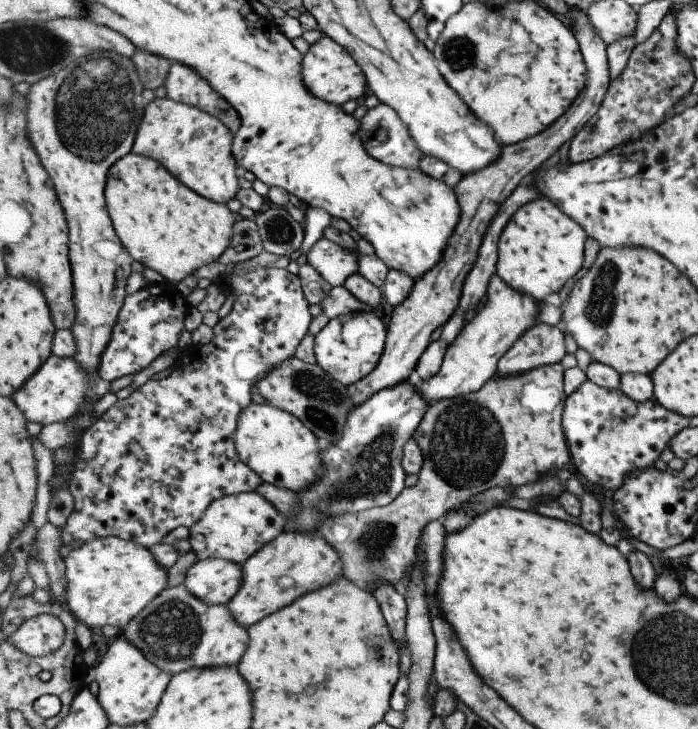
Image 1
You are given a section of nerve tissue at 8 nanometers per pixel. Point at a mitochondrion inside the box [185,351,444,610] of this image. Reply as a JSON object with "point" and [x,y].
{"point":[369,475]}

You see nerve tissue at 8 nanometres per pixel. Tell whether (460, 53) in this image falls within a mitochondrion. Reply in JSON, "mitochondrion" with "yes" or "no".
{"mitochondrion":"yes"}

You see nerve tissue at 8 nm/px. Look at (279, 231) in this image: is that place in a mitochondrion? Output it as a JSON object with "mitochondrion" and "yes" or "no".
{"mitochondrion":"yes"}

